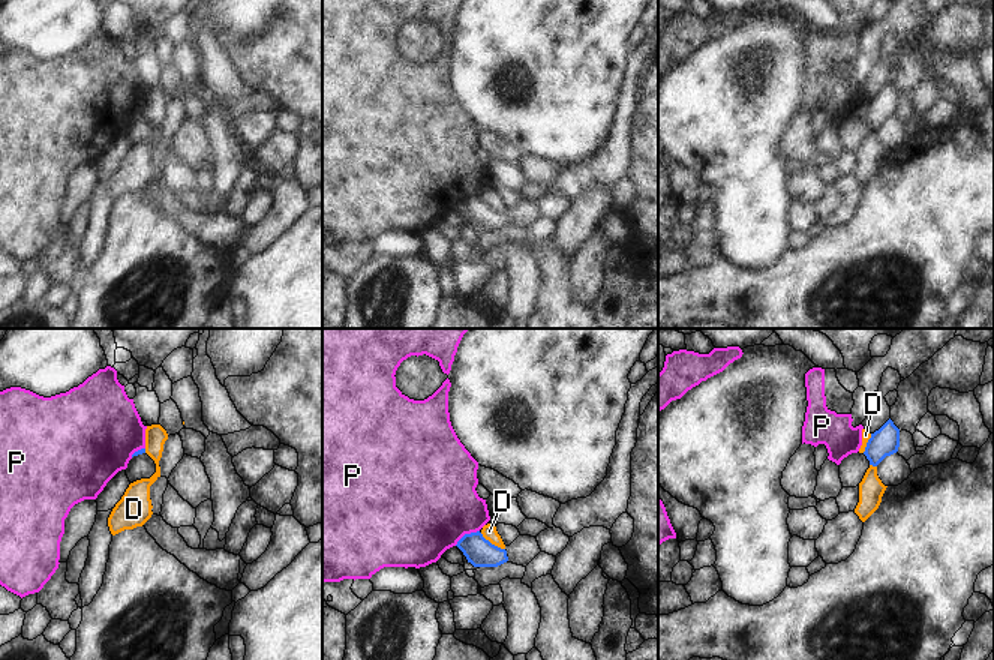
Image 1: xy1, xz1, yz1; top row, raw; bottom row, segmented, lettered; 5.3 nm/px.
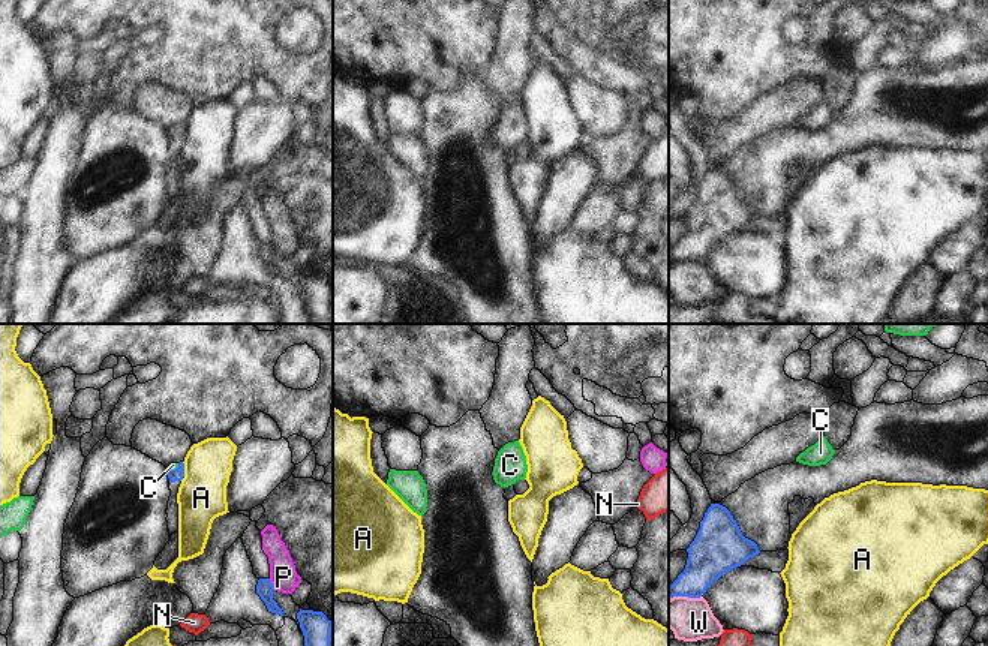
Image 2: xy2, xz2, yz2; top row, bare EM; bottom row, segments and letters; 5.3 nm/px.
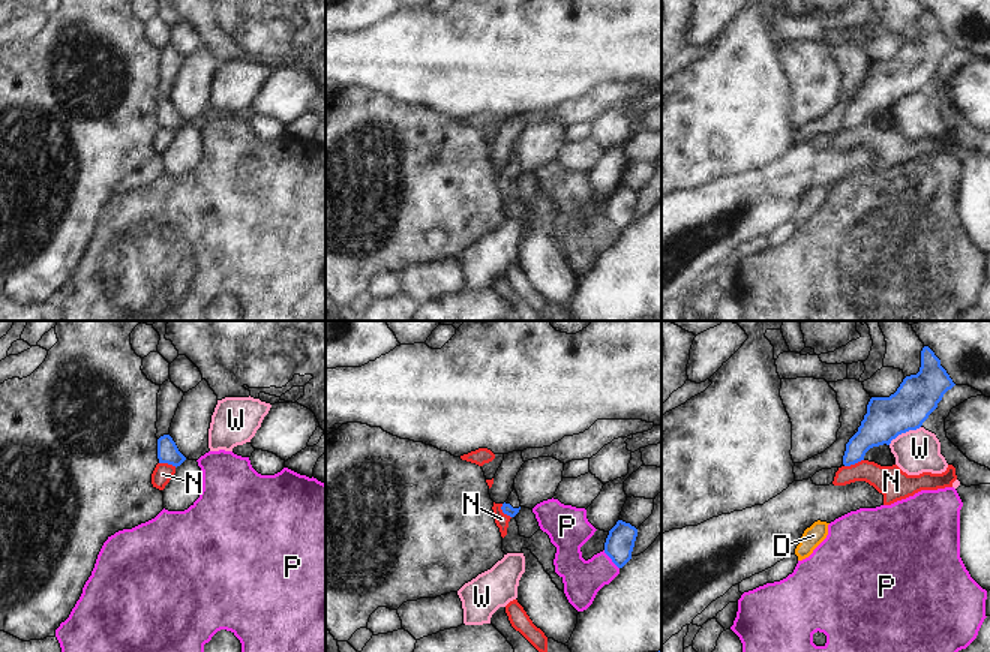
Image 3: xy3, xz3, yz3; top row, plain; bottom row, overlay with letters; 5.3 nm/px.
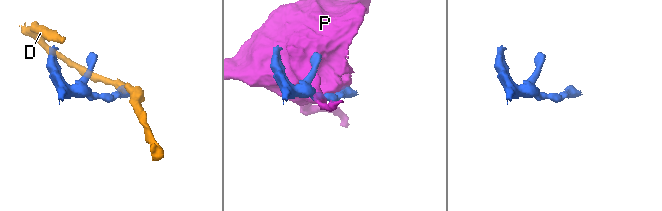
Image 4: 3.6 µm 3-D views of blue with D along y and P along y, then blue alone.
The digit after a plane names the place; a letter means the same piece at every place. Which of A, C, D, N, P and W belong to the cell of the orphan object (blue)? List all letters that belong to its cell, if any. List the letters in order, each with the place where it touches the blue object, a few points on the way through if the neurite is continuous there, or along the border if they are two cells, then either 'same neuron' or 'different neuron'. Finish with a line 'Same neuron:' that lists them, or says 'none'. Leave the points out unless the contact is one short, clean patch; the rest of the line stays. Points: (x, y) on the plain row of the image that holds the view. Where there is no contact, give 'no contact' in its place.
A: meets blue in xy2 at (183, 135); different neuron
C: meets blue in xy2 at (174, 134); runs through xy2 (177, 138), (174, 134), (173, 129); same neuron
D: meets blue in xz1 at (491, 207); border along xz1 (480, 197), (504, 213); different neuron
N: meets blue in yz3 at (854, 128); border along yz3 (863, 123), (845, 131); different neuron
P: meets blue in xz1 at (467, 198); different neuron
W: meets blue in yz3 at (903, 96); border along yz3 (920, 90), (899, 98), (888, 108); different neuron
Same neuron: C

